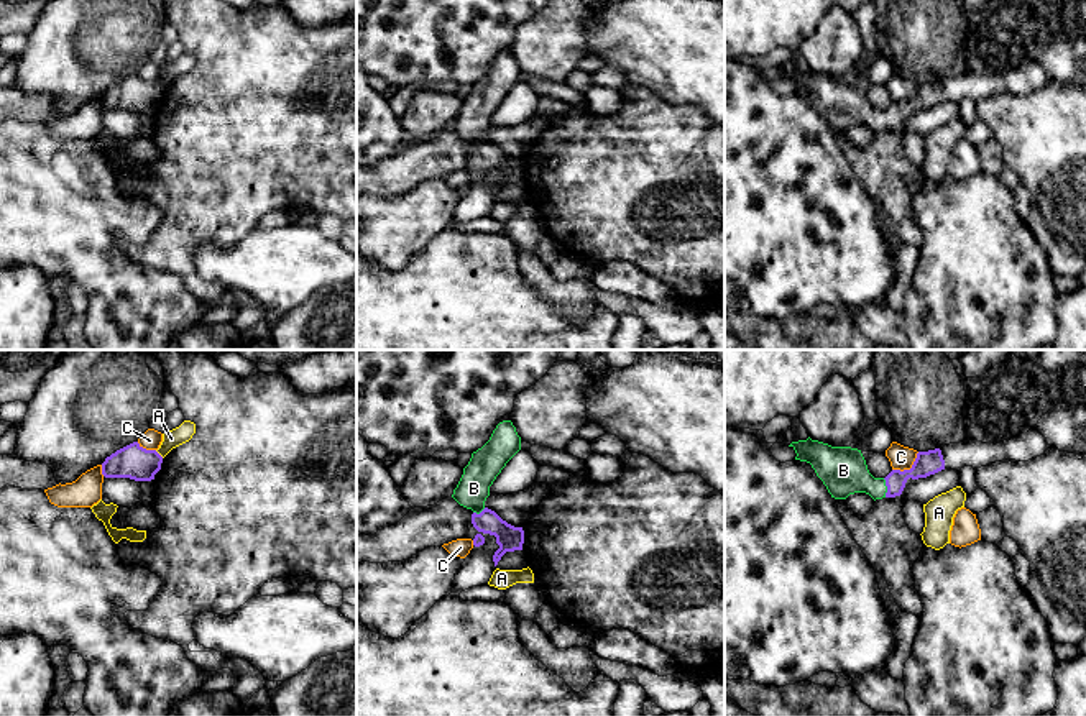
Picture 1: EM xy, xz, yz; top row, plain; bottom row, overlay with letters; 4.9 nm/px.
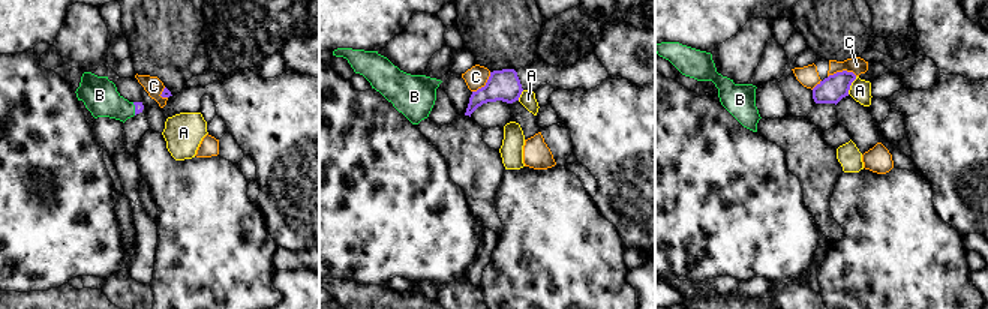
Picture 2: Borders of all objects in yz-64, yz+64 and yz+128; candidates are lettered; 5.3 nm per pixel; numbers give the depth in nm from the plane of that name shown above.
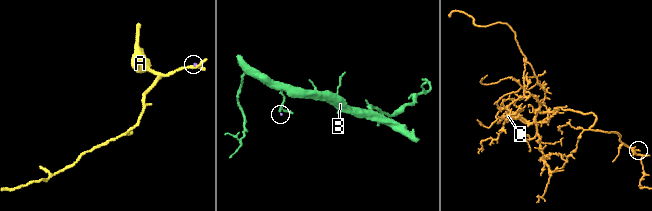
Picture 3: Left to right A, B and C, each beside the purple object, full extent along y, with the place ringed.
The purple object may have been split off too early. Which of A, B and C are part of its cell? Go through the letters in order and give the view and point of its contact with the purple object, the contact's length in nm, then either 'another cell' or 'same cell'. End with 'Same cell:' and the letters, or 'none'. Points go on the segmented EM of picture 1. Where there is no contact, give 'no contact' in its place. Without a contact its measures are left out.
A: xy (158, 454) | 60 nm | another cell
B: yz (888, 488) | 100 nm | same cell
C: yz (911, 468) | 160 nm | another cell
Same cell: B

